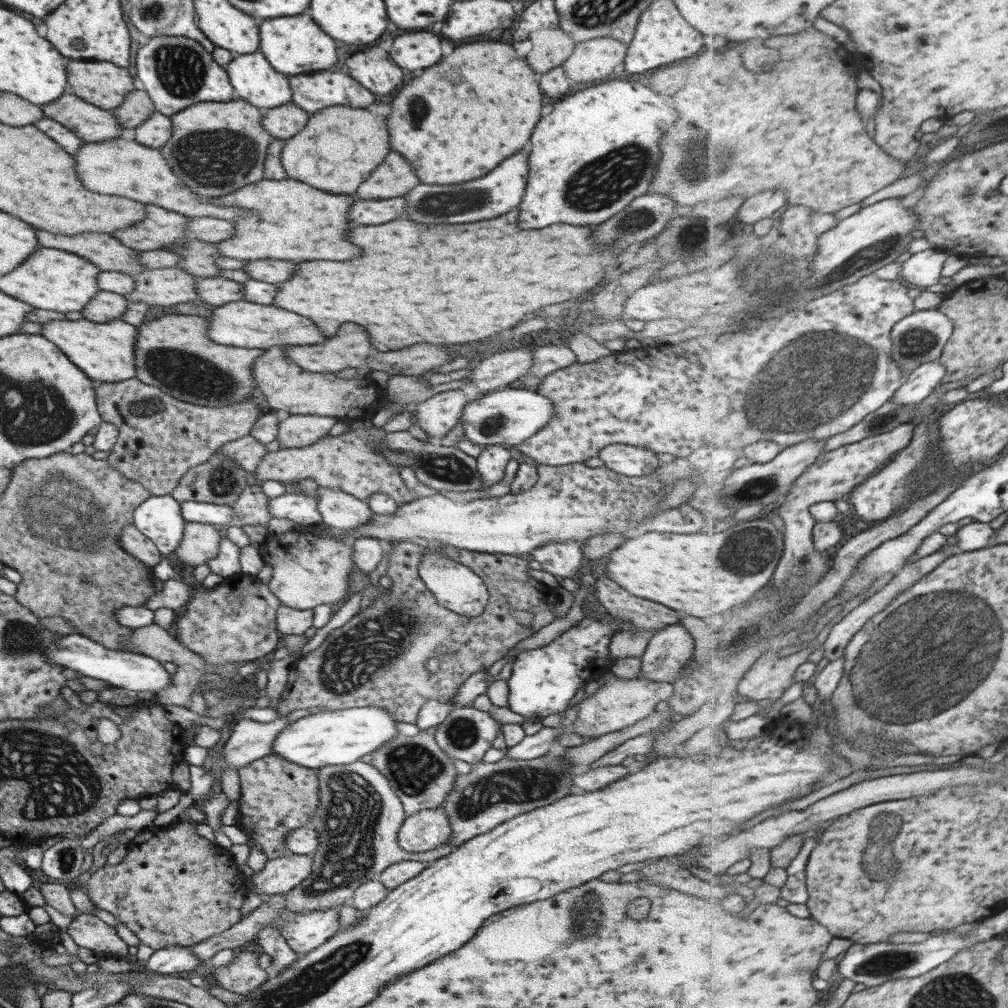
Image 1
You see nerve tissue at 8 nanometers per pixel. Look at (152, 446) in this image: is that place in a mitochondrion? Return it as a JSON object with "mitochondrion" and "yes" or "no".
{"mitochondrion":"no"}

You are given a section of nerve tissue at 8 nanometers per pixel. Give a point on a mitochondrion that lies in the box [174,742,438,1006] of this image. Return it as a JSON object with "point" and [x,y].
{"point":[352,811]}

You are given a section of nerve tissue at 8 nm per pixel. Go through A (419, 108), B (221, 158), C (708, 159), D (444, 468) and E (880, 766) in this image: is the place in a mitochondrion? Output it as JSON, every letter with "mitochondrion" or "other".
{"A":"mitochondrion","B":"mitochondrion","C":"mitochondrion","D":"mitochondrion","E":"other"}

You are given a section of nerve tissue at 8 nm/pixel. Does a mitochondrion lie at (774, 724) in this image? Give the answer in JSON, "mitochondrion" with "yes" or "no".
{"mitochondrion":"no"}

